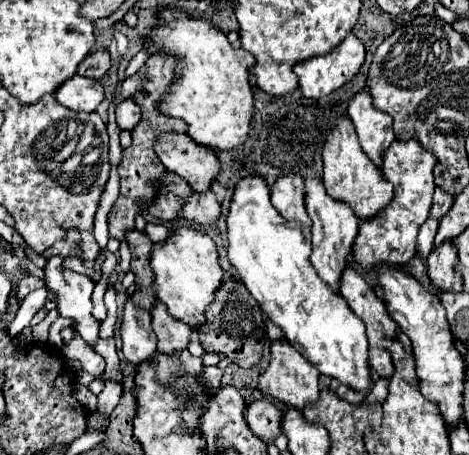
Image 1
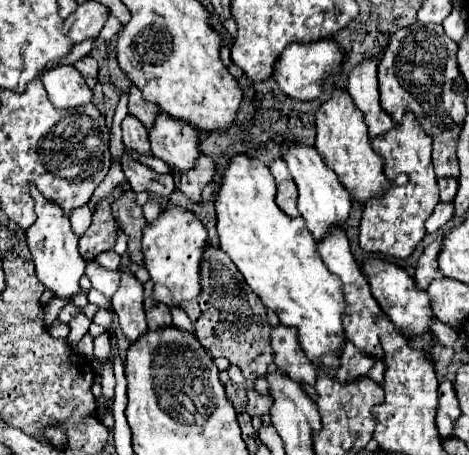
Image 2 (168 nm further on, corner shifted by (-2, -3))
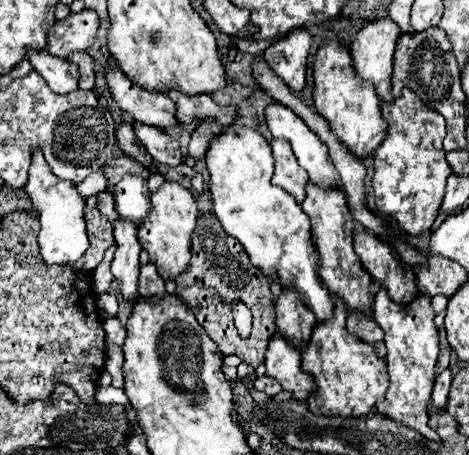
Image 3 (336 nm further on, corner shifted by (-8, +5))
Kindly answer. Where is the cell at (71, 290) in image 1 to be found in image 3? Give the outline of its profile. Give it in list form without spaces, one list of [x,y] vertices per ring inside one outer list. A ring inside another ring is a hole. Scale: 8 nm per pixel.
[[[40,150],[32,152],[32,166],[28,170],[28,184],[26,192],[38,212],[40,220],[40,232],[38,232],[38,246],[40,246],[40,256],[46,264],[60,264],[68,266],[74,264],[88,248],[88,234],[86,234],[86,224],[84,224],[84,200],[78,196],[76,188],[58,176],[52,174],[48,168],[44,156]]]

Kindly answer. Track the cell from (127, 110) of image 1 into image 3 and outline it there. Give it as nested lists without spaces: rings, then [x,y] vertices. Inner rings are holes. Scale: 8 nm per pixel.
[[[132,122],[132,128],[140,144],[148,150],[148,154],[156,162],[168,164],[168,166],[178,166],[182,162],[182,152],[180,152],[178,142],[172,140],[164,130],[152,128],[140,122]]]

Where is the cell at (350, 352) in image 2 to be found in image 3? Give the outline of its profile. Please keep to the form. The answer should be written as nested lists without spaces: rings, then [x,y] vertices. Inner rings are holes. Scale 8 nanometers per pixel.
[[[350,312],[348,314],[348,332],[358,336],[366,344],[372,344],[372,346],[378,340],[384,340],[382,328],[374,320],[370,320],[370,316],[364,316],[360,312]]]

